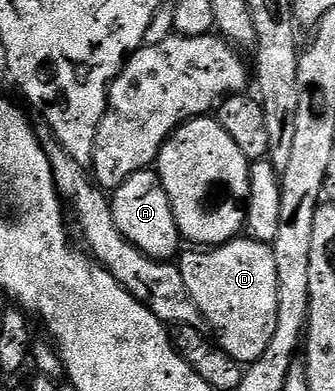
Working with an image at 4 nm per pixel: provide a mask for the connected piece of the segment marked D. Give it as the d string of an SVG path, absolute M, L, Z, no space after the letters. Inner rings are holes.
M235 238L226 244L210 246L205 250L190 251L194 252L181 253L177 266L180 274L184 274L184 286L188 286L188 294L192 302L200 310L208 328L210 324L209 331L213 339L228 355L236 358L236 362L240 362L243 366L255 364L260 354L268 350L268 342L272 342L272 330L276 330L278 278L273 247L262 244L258 240Z

